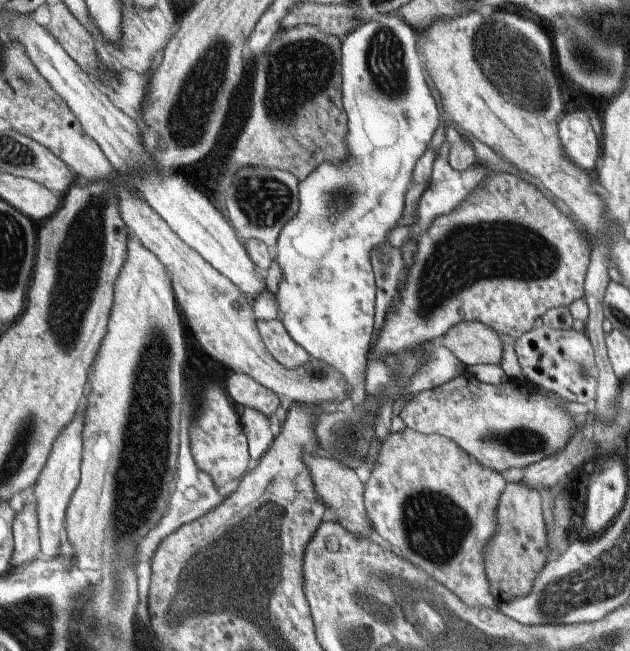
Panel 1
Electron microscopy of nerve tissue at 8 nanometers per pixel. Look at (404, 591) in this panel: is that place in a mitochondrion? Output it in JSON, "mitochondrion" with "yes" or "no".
{"mitochondrion":"yes"}

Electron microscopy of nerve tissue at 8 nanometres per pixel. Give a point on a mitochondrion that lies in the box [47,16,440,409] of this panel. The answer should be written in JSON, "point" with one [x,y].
{"point":[204,102]}

